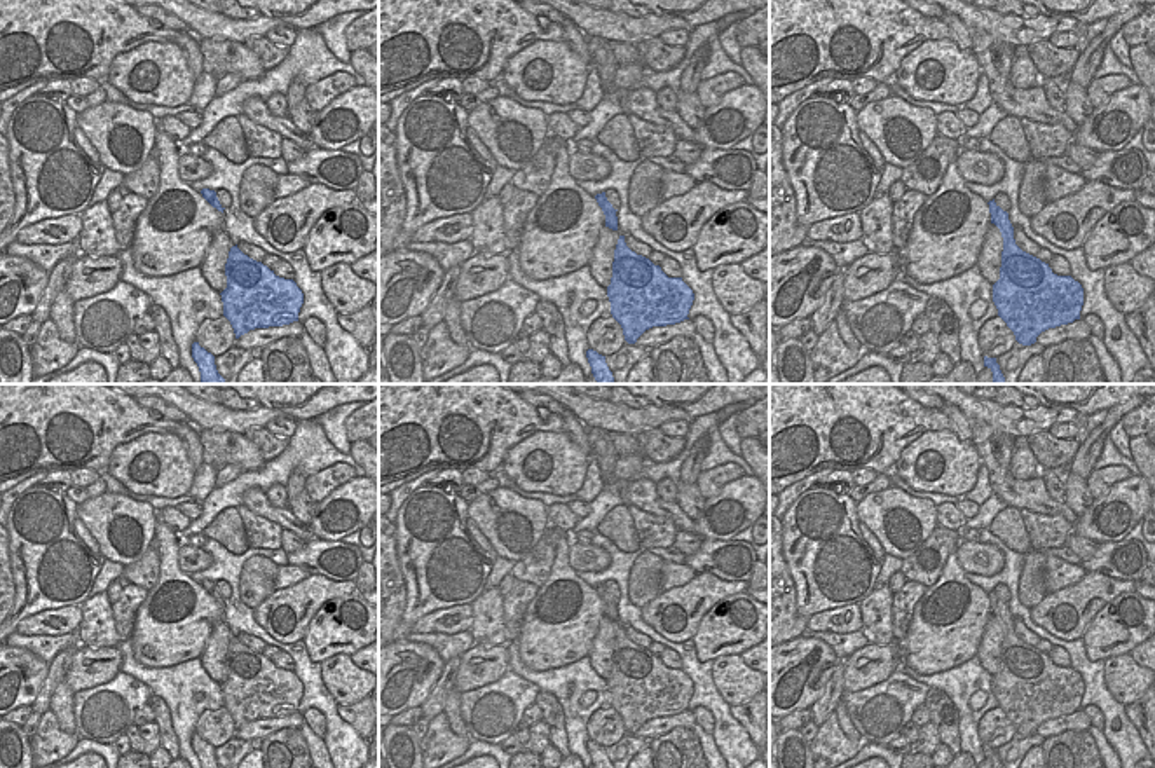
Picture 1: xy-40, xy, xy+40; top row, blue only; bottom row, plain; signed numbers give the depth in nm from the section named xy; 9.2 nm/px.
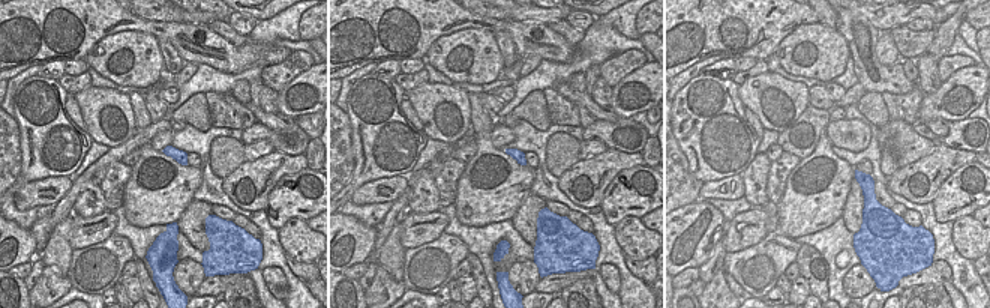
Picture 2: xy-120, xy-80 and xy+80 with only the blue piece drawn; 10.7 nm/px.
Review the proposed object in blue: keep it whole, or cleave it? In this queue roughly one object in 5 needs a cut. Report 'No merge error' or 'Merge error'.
No merge error

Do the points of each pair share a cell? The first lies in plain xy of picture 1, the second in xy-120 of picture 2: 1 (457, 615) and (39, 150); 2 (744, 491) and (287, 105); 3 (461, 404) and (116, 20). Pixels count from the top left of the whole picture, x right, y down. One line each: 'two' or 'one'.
1: two
2: one
3: one

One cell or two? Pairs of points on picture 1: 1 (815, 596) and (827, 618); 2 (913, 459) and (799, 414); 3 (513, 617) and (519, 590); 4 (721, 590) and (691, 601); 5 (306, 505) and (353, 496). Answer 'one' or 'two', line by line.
1: two
2: two
3: one
4: one
5: two

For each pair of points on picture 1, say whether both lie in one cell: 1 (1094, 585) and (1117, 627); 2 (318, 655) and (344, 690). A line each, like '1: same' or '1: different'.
1: different
2: different

